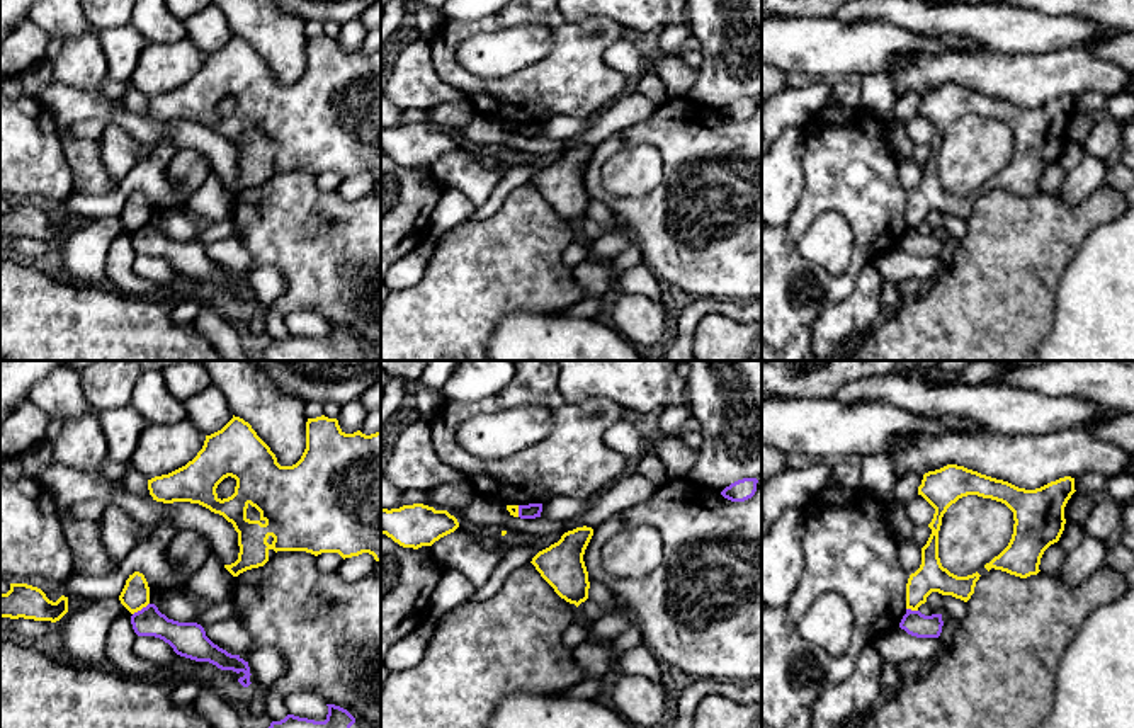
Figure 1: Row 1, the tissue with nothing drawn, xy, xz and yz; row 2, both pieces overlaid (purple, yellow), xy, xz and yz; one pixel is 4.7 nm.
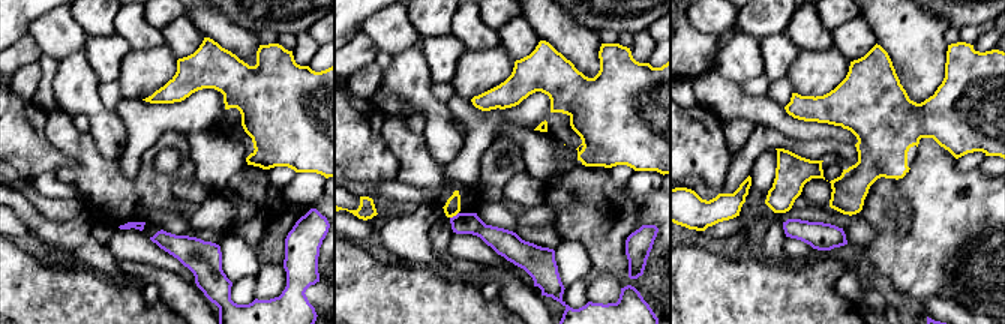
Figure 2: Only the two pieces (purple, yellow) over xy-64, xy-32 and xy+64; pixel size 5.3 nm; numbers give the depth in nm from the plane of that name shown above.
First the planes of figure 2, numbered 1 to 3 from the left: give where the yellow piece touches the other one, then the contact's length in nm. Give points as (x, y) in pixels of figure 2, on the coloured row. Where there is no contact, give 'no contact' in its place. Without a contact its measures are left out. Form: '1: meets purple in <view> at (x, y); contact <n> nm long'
1: no contact
2: meets purple in xy-32 at (453, 216); contact 60 nm long
3: no contact

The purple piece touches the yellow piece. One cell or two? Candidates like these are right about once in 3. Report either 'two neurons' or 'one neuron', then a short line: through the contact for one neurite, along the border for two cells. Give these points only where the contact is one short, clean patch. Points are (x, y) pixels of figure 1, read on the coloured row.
two neurons; line xy (148, 602), (133, 614)

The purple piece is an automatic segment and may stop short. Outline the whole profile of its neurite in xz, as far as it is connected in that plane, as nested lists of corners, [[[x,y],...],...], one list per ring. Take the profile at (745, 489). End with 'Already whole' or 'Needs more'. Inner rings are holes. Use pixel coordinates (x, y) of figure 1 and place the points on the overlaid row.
[[[743,478],[726,486],[721,495],[731,502],[745,502],[757,492],[757,478]]]. Already whole

